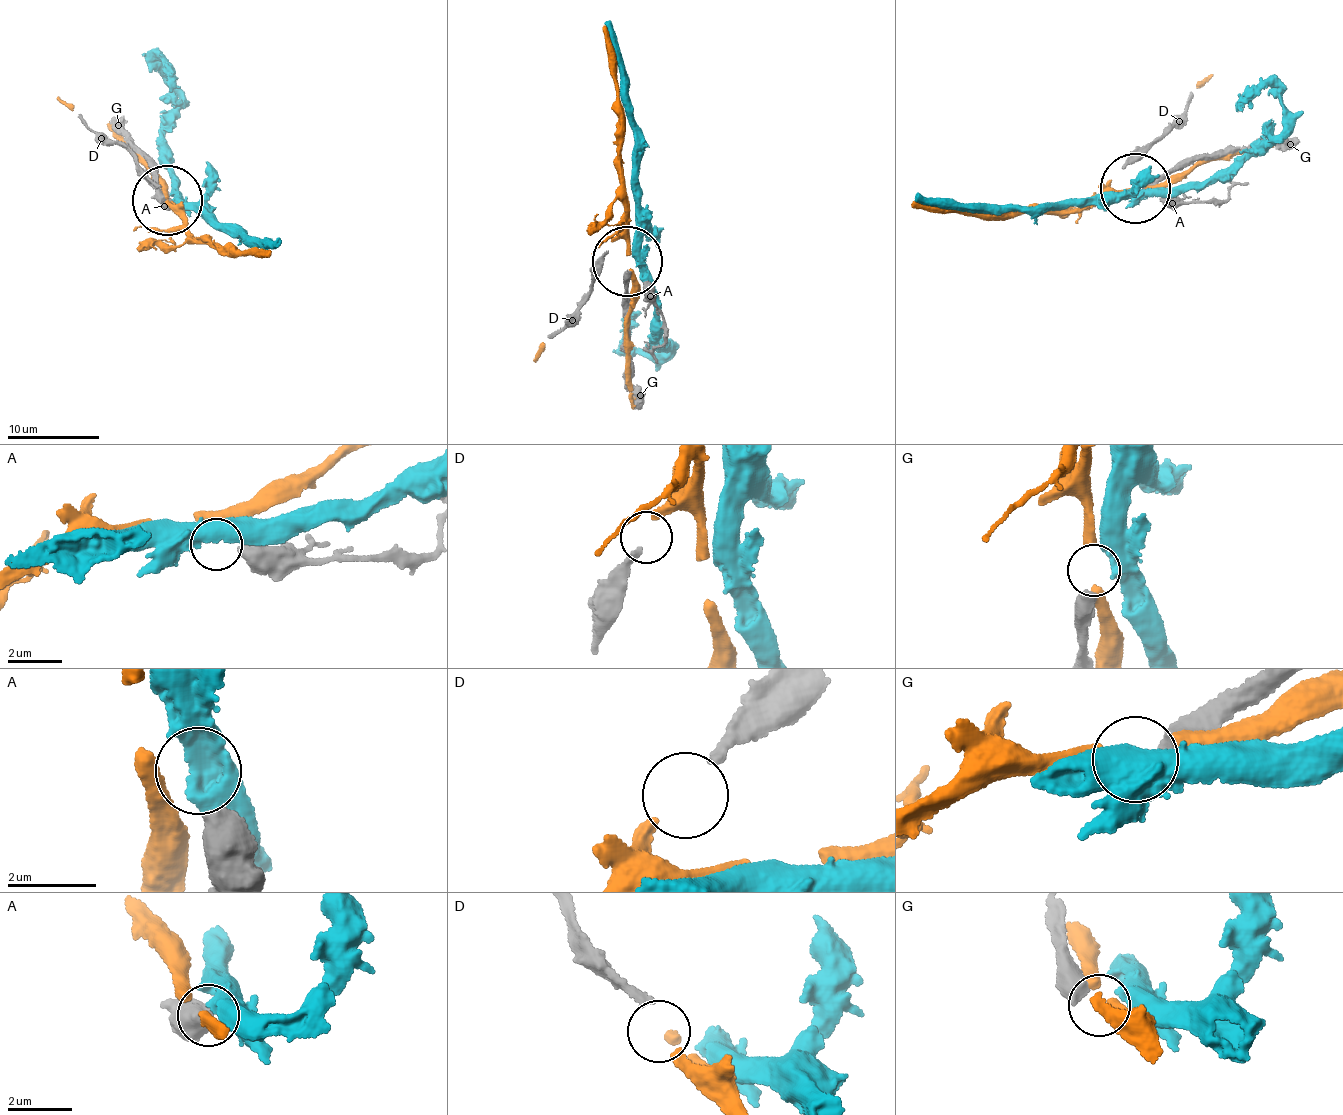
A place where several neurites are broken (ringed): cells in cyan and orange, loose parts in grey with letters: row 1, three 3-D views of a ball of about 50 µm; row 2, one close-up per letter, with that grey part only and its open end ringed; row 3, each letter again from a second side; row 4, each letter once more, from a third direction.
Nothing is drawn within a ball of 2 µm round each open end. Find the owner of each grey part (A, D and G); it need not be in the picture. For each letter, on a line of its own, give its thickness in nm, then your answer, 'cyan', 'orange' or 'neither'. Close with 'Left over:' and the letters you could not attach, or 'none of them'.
A: calibre 550 nm; cyan
D: calibre 280 nm; orange
G: calibre 550 nm; neither
Left over: G

